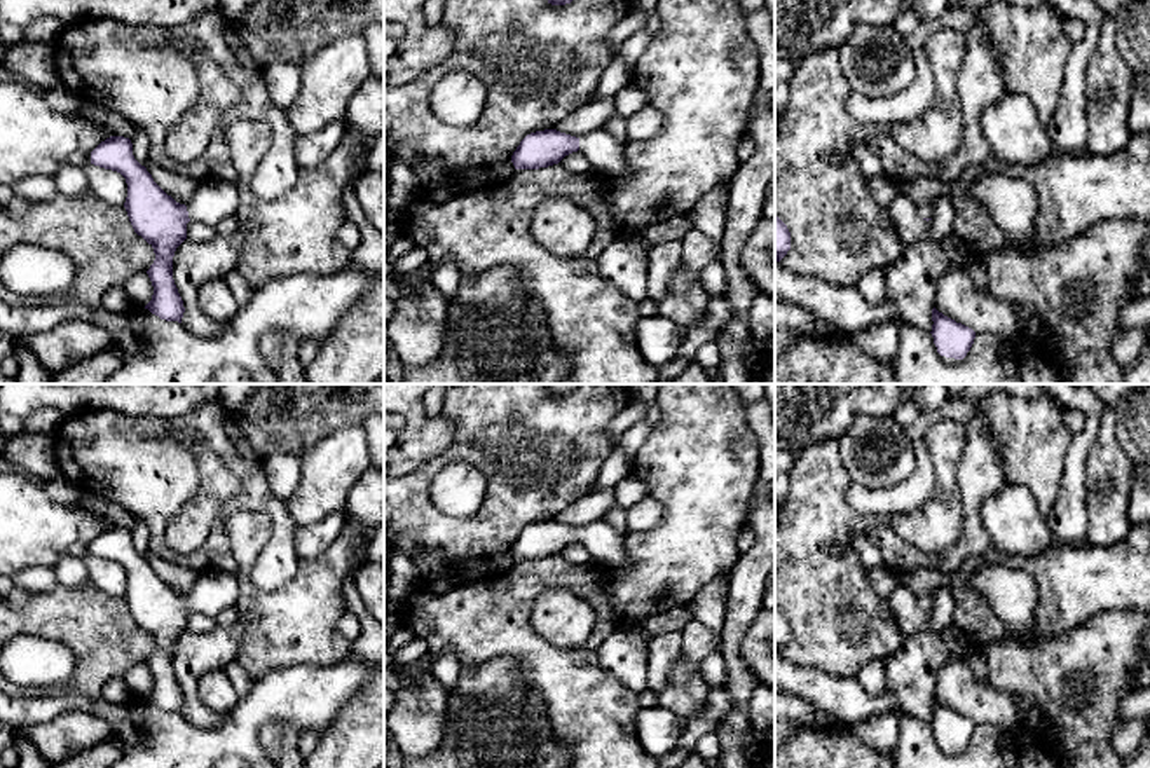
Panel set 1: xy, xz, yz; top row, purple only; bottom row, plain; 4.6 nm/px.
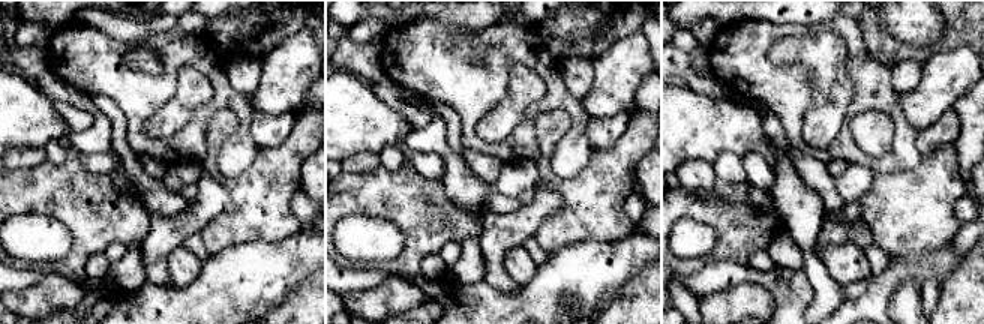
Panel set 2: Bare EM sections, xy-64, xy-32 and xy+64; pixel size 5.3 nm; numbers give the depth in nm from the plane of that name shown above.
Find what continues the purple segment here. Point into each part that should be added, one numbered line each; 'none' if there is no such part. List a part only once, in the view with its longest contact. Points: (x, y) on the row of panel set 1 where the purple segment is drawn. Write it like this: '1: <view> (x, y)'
1: xy (213, 201)

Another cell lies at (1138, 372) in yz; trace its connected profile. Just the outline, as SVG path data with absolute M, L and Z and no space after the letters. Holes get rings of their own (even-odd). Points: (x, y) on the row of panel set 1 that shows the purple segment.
M1150 342L1131 367L1124 367L1120 384L1150 384Z

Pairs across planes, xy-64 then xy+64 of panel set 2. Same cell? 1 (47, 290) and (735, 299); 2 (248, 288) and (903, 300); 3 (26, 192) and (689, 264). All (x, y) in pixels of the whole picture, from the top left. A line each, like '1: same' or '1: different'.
1: same
2: different
3: same

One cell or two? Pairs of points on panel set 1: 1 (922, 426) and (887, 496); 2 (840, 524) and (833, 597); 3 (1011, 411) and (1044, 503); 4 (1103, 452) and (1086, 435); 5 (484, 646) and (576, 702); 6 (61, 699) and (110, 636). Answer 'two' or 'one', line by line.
1: one
2: one
3: one
4: two
5: one
6: two

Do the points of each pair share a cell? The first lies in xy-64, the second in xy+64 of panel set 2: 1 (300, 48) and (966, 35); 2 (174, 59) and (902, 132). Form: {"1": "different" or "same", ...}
{"1": "different", "2": "same"}

